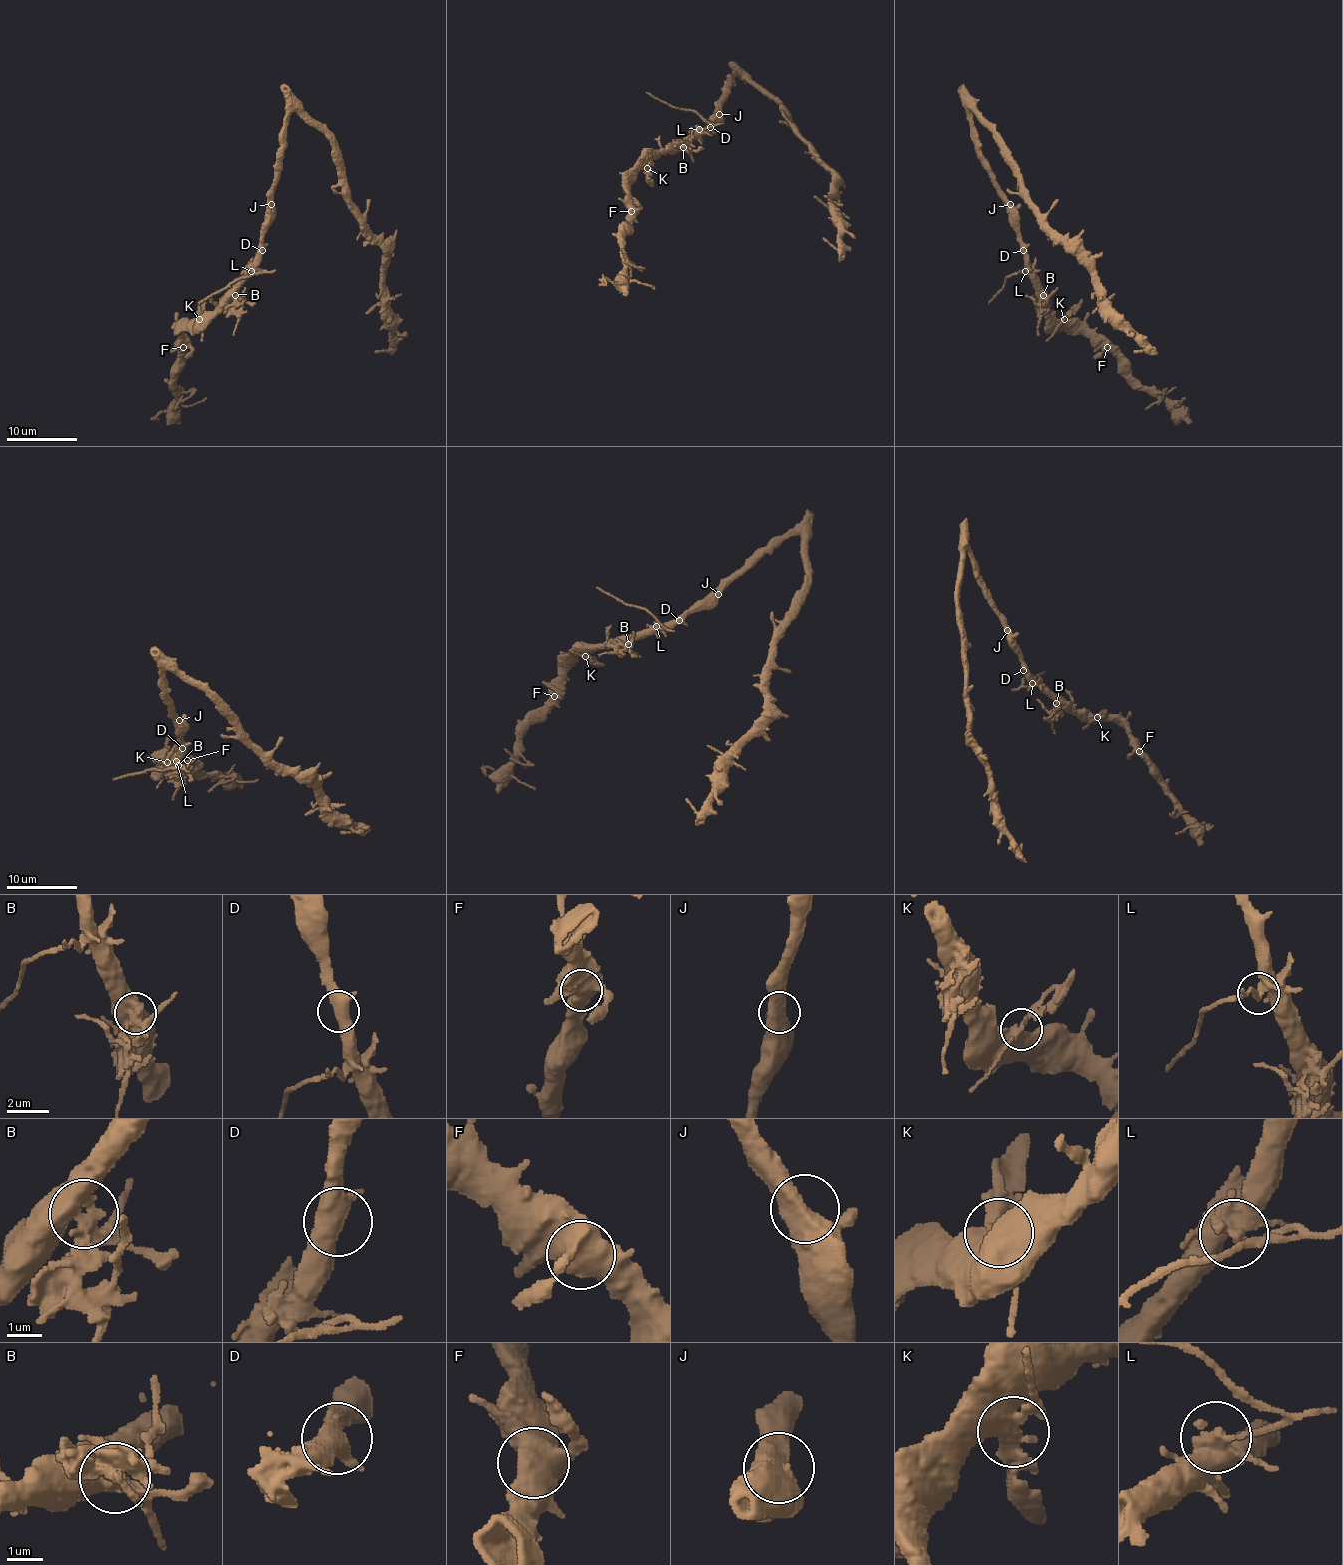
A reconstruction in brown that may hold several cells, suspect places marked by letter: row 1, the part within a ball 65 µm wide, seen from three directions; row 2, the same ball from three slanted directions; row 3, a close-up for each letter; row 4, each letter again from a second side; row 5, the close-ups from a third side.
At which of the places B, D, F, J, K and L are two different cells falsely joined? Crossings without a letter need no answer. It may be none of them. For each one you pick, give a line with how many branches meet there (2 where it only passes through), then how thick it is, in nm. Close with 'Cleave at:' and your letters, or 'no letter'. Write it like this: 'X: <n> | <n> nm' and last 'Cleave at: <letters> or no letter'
B: 3 | 480 nm
L: 4 | 400 nm
Cleave at: B, L

